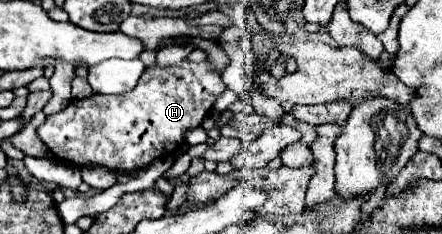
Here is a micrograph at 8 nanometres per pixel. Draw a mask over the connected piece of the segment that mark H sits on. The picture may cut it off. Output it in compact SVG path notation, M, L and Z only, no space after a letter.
M189 59L171 67L149 67L133 91L121 95L101 95L93 93L87 99L73 99L63 111L49 115L39 127L37 137L47 145L47 149L59 159L71 165L103 165L117 173L125 169L145 169L151 161L167 157L185 143L185 133L203 125L205 117L213 109L217 97L227 91L227 85L221 79L221 71L213 69L213 61L205 59L203 63L191 63Z

